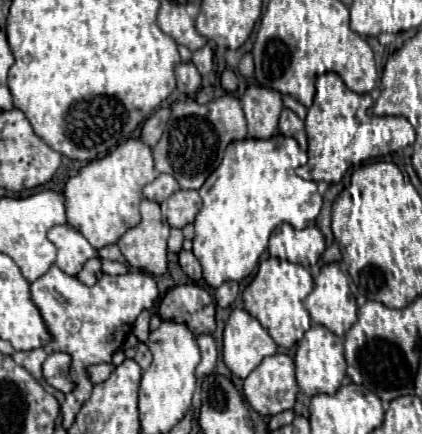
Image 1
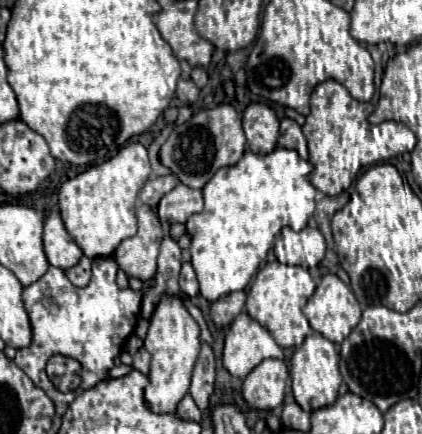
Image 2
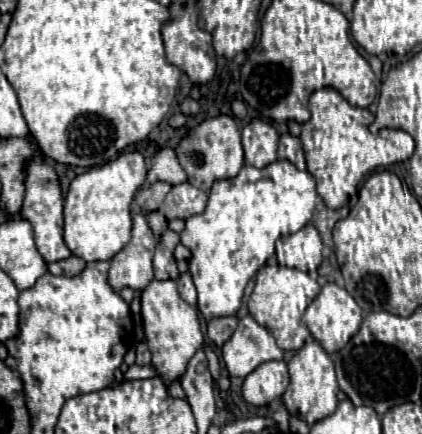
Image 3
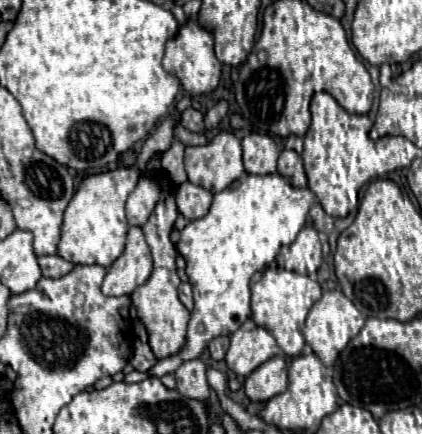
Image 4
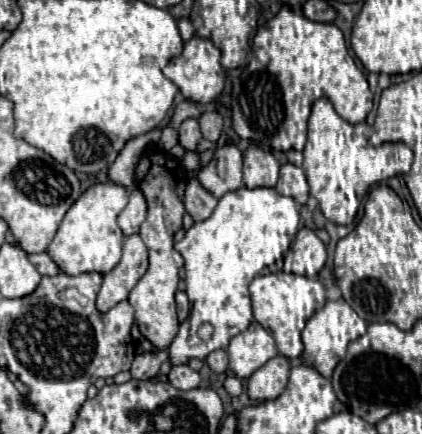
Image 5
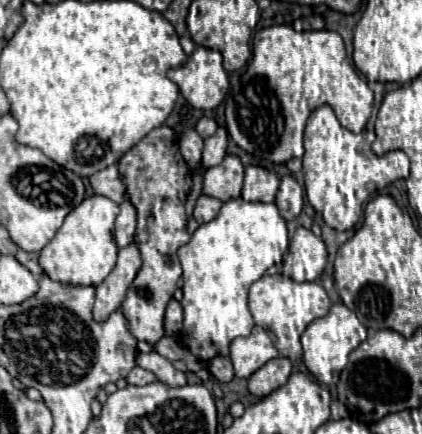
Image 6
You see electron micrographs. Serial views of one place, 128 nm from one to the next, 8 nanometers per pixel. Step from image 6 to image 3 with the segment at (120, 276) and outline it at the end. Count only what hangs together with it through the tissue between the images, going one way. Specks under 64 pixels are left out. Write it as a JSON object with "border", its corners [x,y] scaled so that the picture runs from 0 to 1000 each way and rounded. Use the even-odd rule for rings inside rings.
{"border":[[[322,493],[308,558],[261,599],[261,659],[275,673],[294,659],[313,668],[346,664],[365,645],[365,571],[370,548],[351,521],[346,498]]]}

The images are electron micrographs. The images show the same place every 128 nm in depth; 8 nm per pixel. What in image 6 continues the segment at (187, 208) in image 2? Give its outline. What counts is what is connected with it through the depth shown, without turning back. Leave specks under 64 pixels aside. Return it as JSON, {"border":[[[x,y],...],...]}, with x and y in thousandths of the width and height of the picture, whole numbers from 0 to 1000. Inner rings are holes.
{"border":[[[474,447],[469,461],[464,461],[464,475],[460,475],[460,507],[469,516],[488,516],[488,512],[507,507],[512,502],[512,488],[521,488],[521,470],[526,465],[517,456]]]}

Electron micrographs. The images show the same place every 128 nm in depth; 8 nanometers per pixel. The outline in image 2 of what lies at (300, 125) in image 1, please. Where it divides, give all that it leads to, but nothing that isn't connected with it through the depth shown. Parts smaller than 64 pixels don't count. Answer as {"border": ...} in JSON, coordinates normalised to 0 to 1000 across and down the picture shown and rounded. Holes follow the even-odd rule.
{"border":[[[673,272],[664,281],[659,332],[673,332],[673,341],[701,341],[701,350],[711,350],[711,359],[720,359],[720,369],[730,364],[725,318],[716,309],[716,295],[697,276],[687,276],[687,272]]]}

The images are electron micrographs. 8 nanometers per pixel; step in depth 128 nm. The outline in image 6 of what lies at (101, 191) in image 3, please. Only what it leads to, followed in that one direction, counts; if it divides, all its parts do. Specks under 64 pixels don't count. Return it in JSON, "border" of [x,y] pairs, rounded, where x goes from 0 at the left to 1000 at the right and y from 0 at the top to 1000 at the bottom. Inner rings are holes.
{"border":[[[237,447],[204,452],[156,502],[133,544],[95,581],[95,613],[123,645],[161,654],[237,654],[270,618],[280,567],[270,553],[270,507],[284,488],[284,475]]]}

